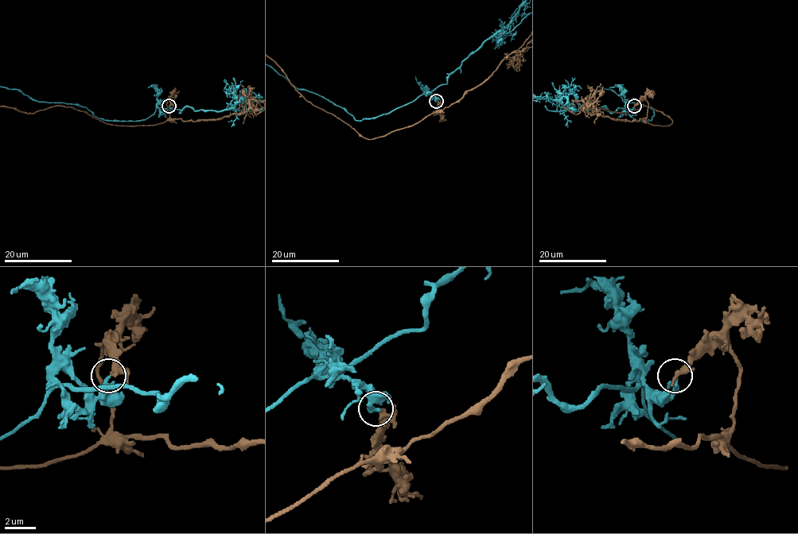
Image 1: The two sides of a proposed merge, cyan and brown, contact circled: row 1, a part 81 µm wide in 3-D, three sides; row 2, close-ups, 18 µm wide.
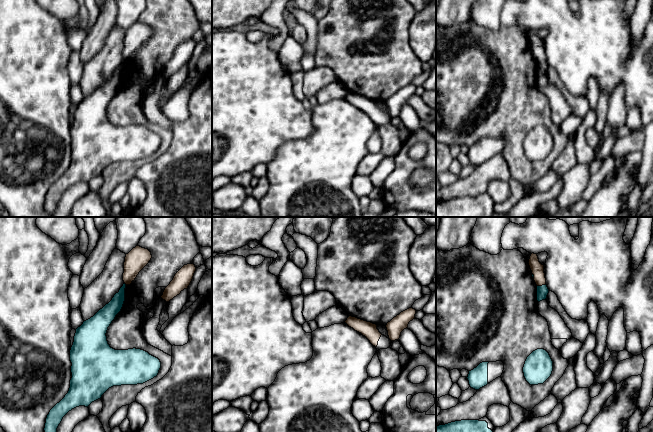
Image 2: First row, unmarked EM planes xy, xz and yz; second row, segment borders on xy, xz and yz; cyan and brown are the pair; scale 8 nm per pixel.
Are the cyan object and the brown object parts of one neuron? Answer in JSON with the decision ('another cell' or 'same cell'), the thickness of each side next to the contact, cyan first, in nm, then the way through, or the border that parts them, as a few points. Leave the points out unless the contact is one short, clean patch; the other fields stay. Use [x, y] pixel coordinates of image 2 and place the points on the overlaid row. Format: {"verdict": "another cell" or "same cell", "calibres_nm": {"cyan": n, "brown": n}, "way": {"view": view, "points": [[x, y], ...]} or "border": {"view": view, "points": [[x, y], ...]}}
{"verdict": "another cell", "calibres_nm": {"cyan": 100, "brown": 100}}

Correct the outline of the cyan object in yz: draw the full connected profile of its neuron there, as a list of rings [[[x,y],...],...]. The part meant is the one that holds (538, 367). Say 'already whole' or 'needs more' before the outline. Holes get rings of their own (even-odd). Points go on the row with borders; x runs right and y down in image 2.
already whole; [[[544,349],[533,351],[526,359],[523,373],[530,385],[543,384],[552,374],[553,361]]]

